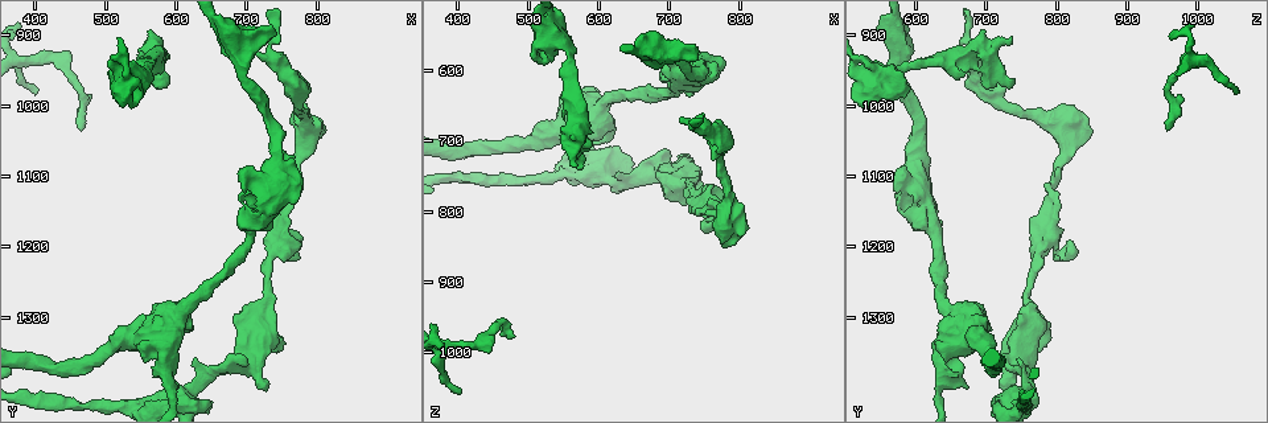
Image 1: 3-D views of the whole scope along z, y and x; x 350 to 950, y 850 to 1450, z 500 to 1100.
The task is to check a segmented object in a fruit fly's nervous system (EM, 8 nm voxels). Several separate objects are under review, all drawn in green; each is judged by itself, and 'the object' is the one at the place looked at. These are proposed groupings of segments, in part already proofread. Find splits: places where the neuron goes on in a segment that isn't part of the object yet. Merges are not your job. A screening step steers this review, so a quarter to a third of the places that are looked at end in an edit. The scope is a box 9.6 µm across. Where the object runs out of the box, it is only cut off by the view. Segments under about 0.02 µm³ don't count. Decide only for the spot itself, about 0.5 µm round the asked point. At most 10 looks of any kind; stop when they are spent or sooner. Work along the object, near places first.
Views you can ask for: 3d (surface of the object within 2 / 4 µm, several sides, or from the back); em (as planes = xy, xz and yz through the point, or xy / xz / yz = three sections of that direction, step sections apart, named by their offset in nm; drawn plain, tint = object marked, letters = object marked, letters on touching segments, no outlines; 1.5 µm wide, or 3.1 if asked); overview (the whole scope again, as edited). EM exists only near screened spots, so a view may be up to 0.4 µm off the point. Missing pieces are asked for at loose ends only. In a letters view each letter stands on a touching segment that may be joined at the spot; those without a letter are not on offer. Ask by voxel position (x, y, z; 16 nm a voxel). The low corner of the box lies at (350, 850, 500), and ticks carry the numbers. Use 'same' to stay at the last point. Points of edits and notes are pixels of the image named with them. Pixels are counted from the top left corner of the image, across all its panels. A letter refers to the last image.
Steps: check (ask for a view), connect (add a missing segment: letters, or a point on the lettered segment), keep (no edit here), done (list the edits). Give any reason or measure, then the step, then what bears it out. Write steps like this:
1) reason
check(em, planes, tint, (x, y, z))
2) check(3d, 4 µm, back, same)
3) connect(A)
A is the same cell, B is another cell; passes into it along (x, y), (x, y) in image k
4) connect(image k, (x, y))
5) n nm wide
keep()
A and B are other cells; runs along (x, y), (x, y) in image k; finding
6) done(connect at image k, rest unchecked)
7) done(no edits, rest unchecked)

free end
check(em, planes, letters, (700, 1170, 595))

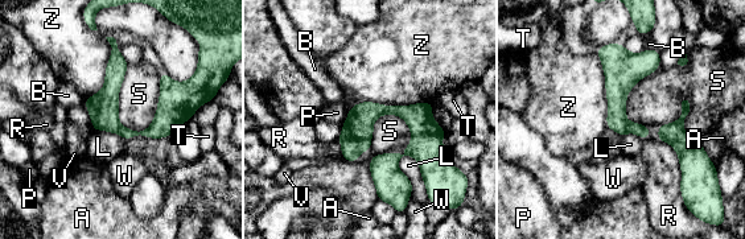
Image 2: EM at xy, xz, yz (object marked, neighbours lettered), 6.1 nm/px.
keep()
A, B, L, P, R, S, T, V, W and Z are other cells; none of them fits

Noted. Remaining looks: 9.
stops while still wide
check(3d, 4 µm, (740, 1310, 740))

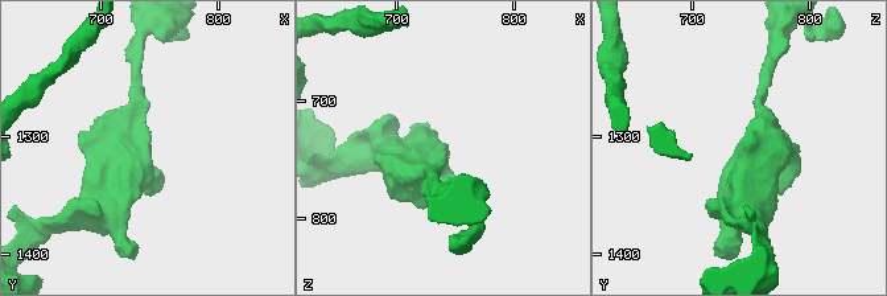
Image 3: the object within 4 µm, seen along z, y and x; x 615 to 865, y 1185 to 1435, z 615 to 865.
arms of 240, 500 nm
check(em, xz, step 8, letters, (740, 1314, 738))

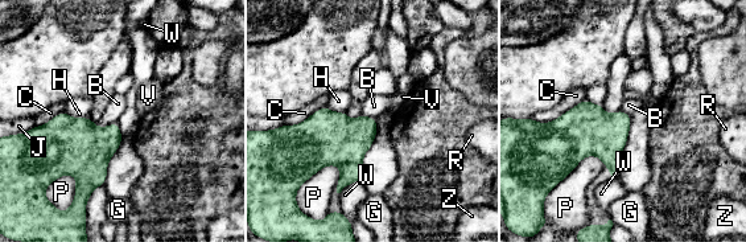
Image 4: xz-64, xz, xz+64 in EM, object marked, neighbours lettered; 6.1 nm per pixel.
keep()
B, C, G, H, J, P, R, V, W and Z are other cells; border along (116, 120), (106, 126), (94, 126) in image 4; none of them fits

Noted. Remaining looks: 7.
stops while still wide
check(3d, 2 µm, (570, 900, 735))

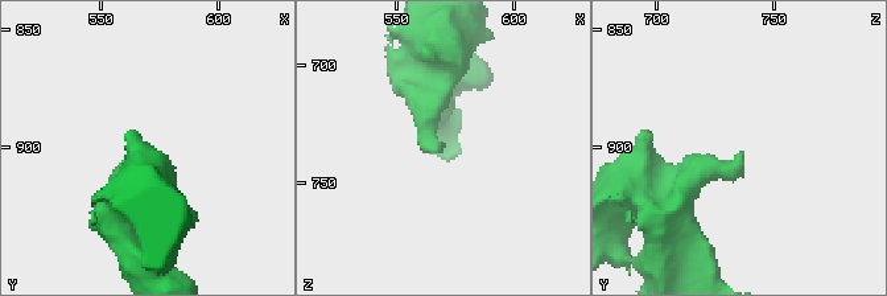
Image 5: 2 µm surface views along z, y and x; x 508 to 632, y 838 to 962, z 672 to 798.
now the EM
check(em, xy, step 8, letters, (568, 902, 735))

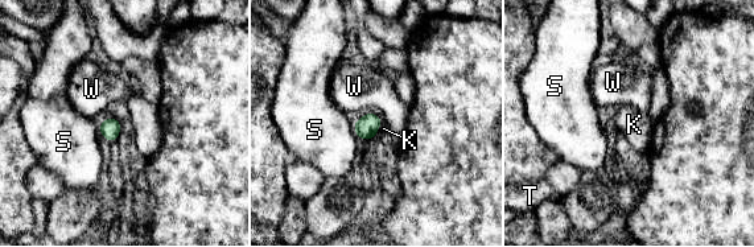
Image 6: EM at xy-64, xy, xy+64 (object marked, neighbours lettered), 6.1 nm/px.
another direction
check(em, yz, step 4, letters, same)

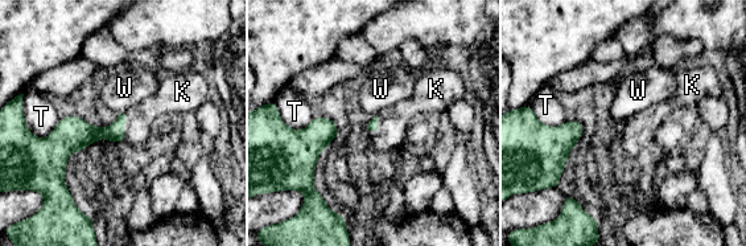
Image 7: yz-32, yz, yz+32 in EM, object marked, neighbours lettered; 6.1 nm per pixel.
connect(K)
K is the same cell, T and W are other cells; the neuron continues

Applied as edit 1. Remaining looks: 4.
done(connect at image 7, rest unchecked)

